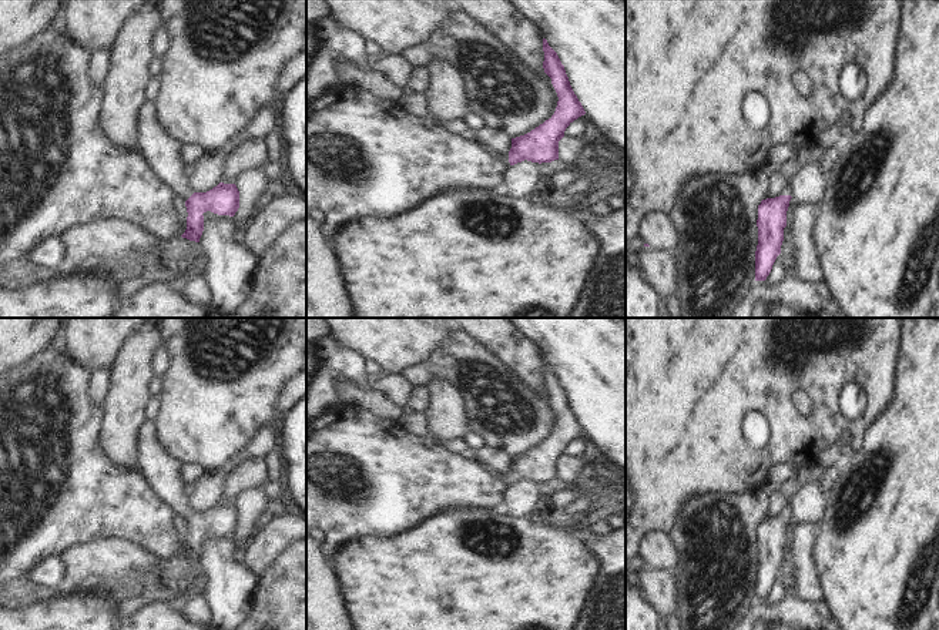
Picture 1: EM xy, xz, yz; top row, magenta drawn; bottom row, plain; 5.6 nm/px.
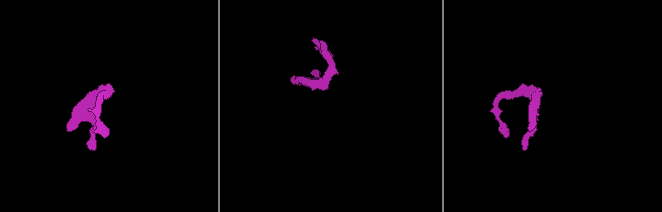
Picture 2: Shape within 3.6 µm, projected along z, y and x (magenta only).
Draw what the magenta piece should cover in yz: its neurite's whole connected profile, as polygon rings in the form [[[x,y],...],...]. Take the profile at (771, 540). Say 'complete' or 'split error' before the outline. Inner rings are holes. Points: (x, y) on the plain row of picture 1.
split error | [[[792,496],[784,503],[781,515],[762,519],[758,525],[758,564],[755,570],[755,600],[765,600],[781,573],[787,530],[792,515]]]

